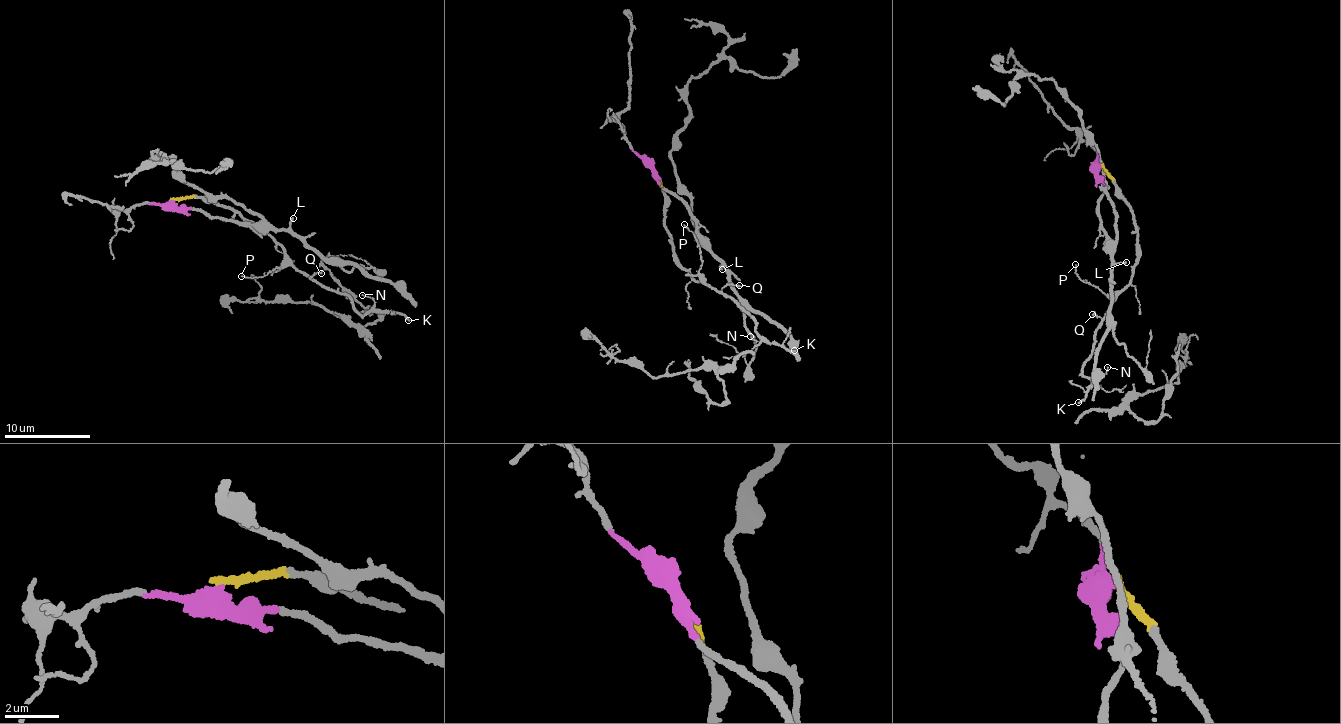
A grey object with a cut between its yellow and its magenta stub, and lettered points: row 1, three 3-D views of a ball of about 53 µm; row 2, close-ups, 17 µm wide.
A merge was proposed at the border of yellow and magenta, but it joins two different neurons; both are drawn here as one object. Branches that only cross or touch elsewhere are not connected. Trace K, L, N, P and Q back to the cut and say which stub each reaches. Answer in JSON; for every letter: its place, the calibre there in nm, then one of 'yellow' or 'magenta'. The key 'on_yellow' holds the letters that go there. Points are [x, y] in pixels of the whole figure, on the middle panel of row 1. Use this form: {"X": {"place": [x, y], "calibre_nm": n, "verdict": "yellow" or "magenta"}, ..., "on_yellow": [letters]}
{"K": {"place": [794, 350], "calibre_nm": 190, "verdict": "yellow"}, "L": {"place": [722, 269], "calibre_nm": 190, "verdict": "magenta"}, "N": {"place": [750, 336], "calibre_nm": 100, "verdict": "yellow"}, "P": {"place": [684, 224], "calibre_nm": 100, "verdict": "yellow"}, "Q": {"place": [739, 285], "calibre_nm": 140, "verdict": "yellow"}, "on_yellow": ["K", "N", "P", "Q"]}

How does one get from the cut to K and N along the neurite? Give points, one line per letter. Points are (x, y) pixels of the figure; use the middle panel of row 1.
K: (650, 166), (679, 263), (700, 282), (738, 302), (756, 331), (794, 350)
N: (650, 166), (658, 179), (664, 219), (679, 263), (695, 279), (748, 311), (762, 339), (751, 336)

